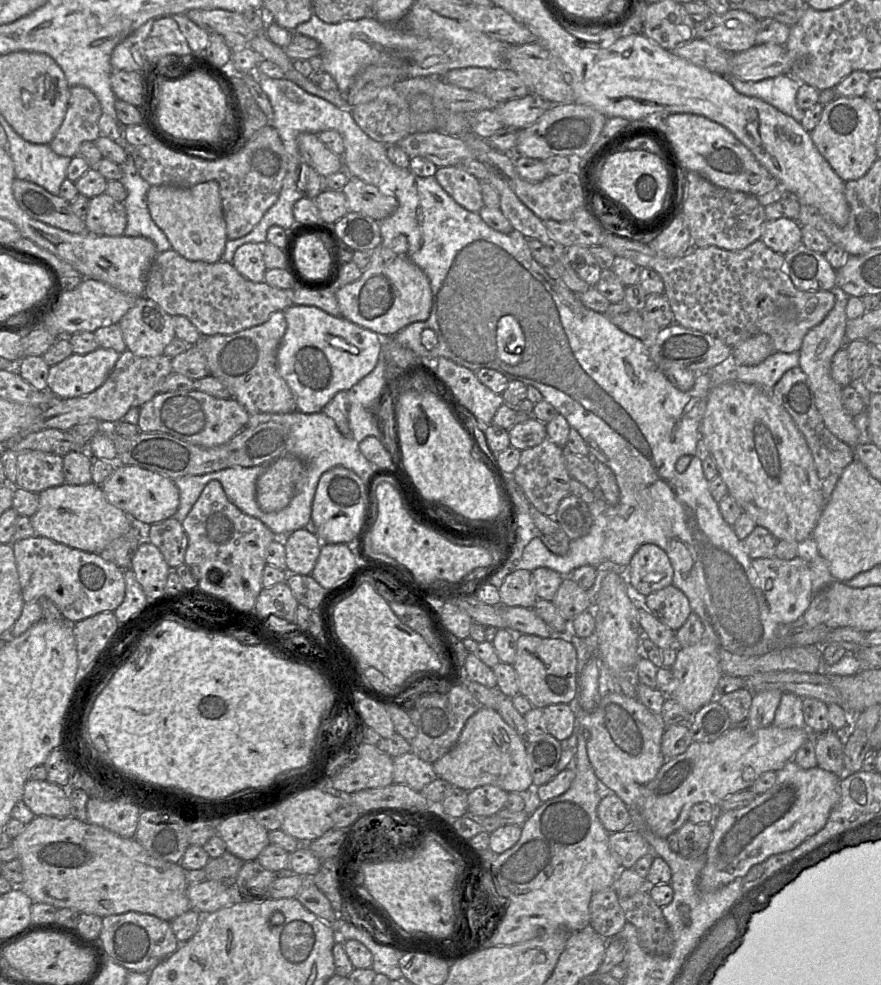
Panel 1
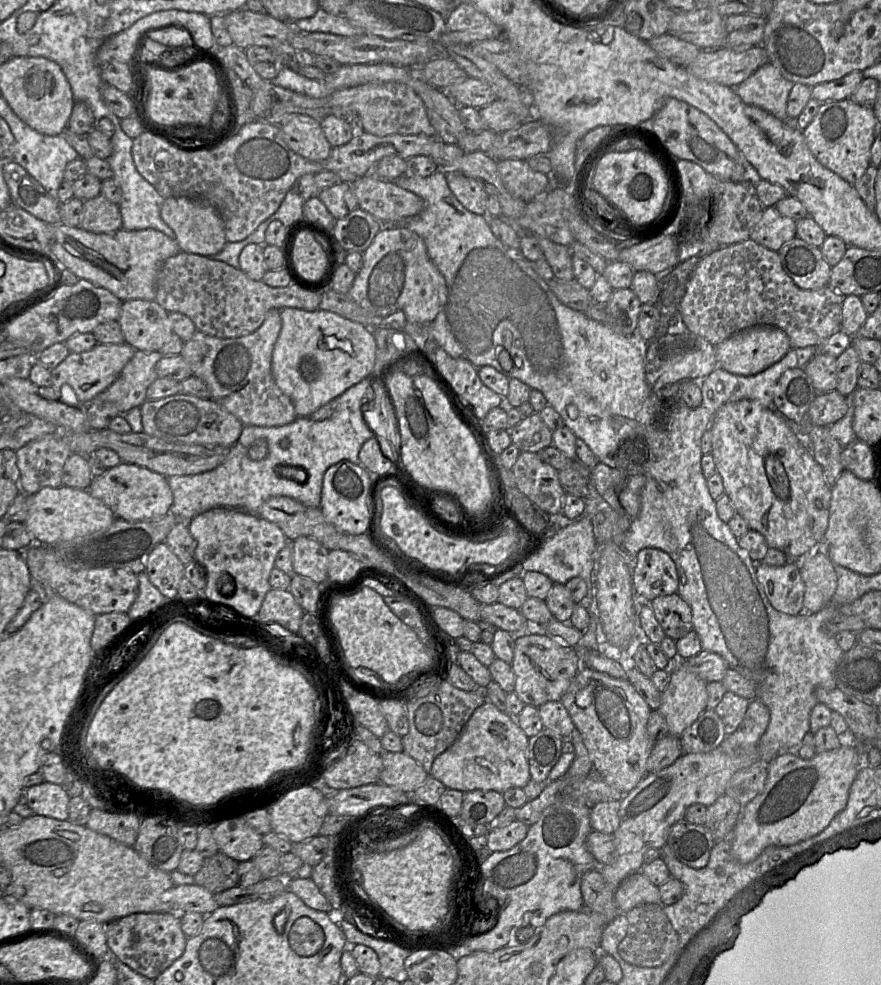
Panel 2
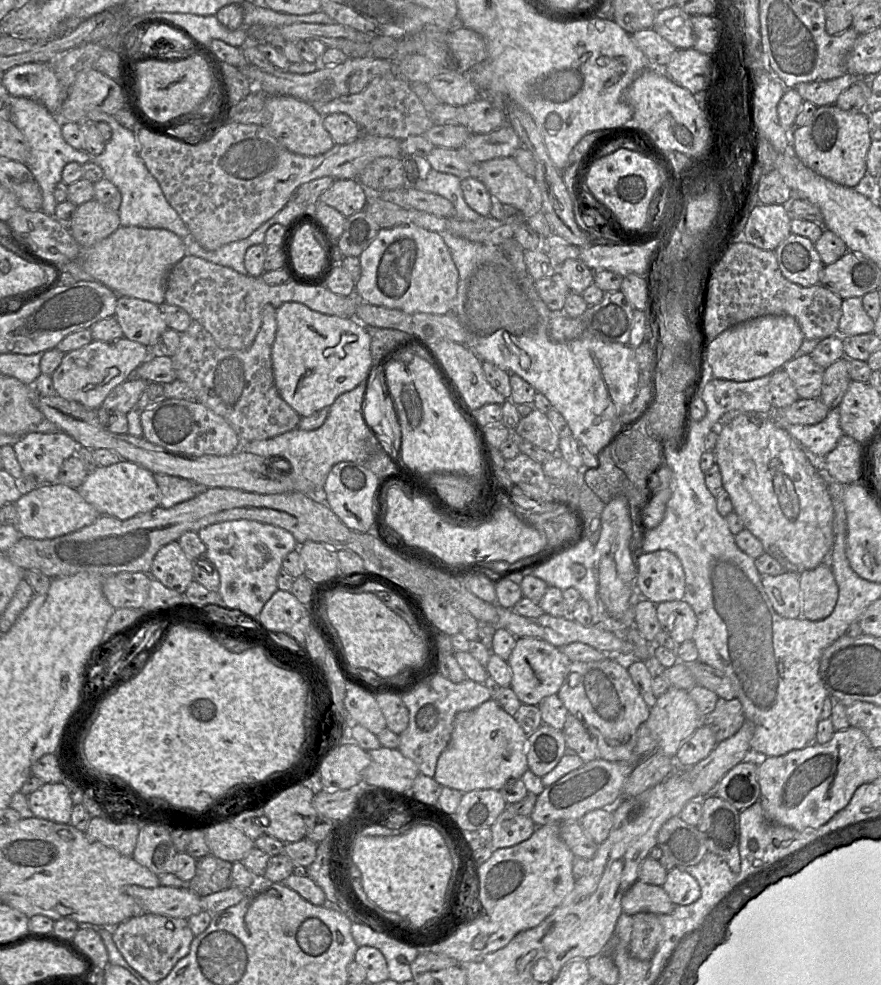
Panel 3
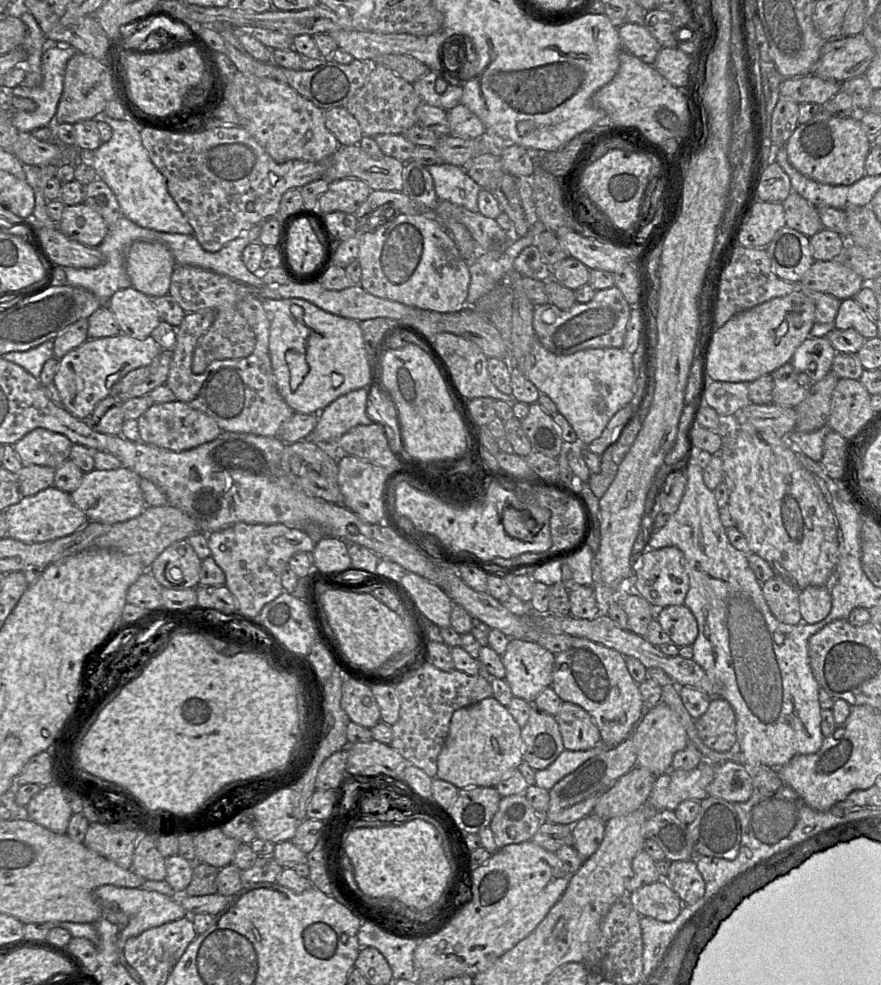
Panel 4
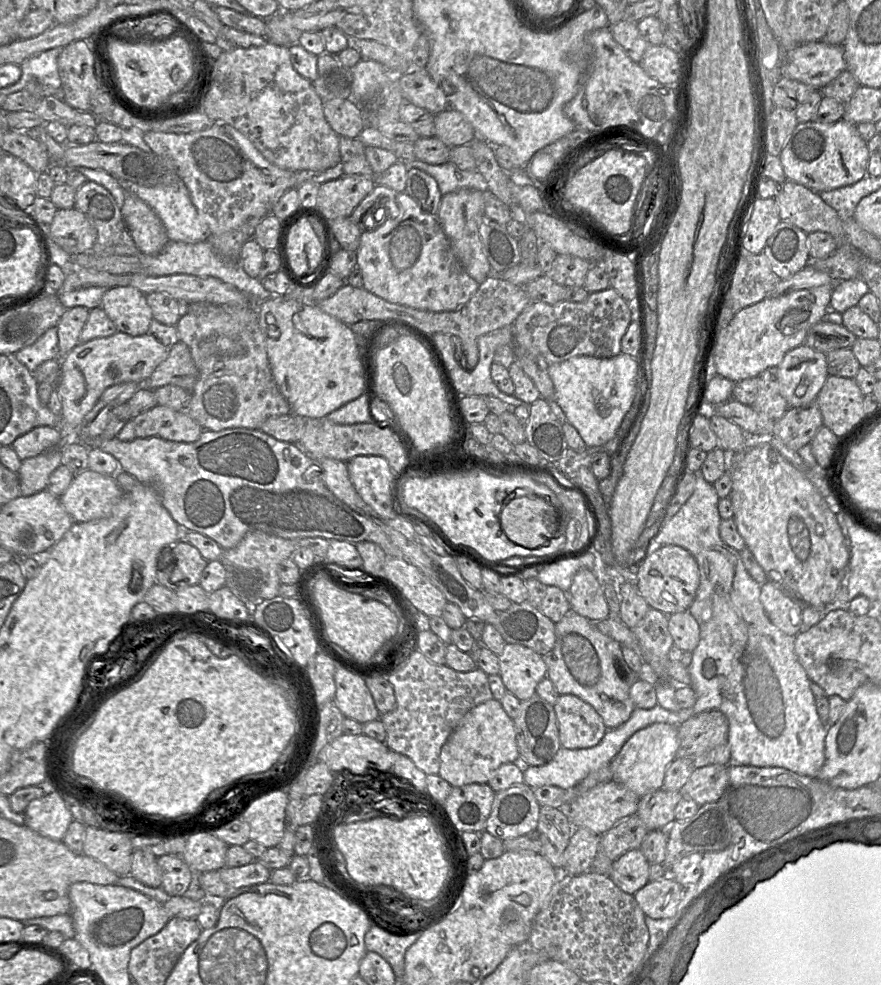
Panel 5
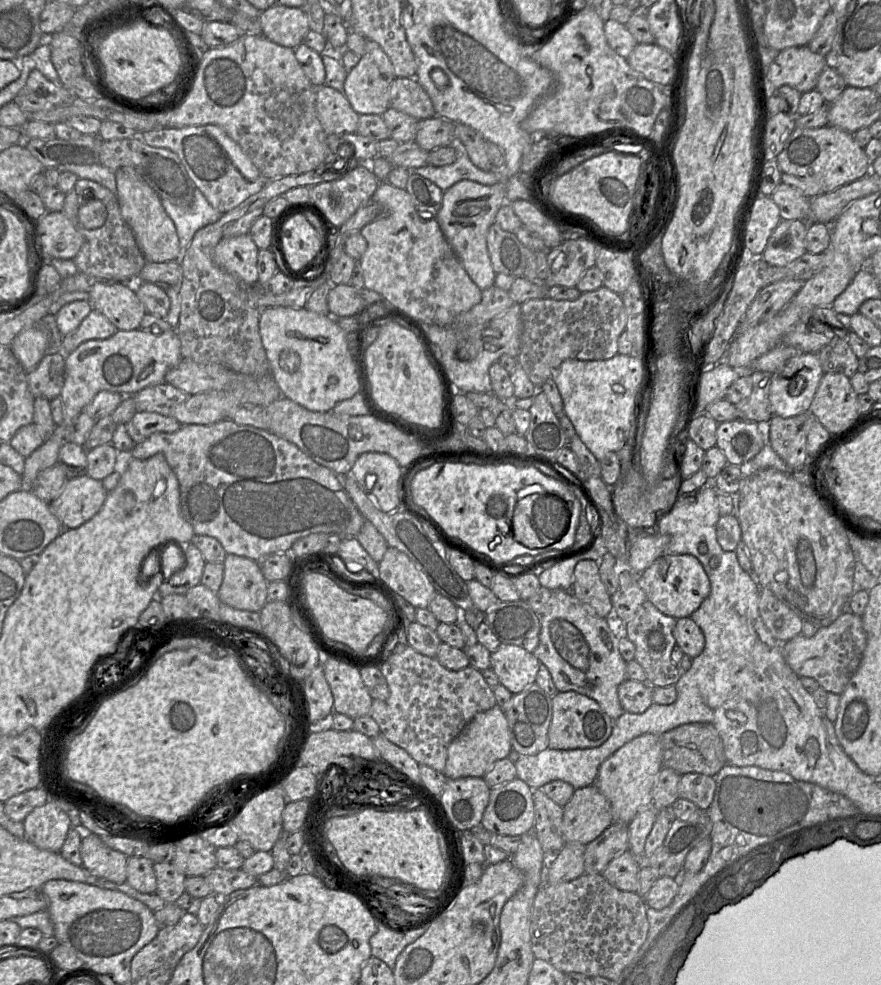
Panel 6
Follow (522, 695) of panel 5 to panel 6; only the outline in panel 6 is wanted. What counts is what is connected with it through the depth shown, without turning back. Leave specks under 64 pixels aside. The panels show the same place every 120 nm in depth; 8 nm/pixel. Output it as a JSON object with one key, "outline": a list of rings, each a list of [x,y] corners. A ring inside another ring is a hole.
{"outline":[[[500,643],[490,656],[491,668],[499,682],[513,694],[534,683],[541,662],[531,652],[516,645]]]}

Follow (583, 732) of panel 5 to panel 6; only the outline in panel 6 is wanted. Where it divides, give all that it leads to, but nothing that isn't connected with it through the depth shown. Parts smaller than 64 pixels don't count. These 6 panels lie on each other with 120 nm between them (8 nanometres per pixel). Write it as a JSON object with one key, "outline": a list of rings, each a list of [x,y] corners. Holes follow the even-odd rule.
{"outline":[[[575,691],[557,692],[552,697],[552,720],[548,729],[550,749],[583,749],[602,745],[611,735],[614,720],[599,703]]]}

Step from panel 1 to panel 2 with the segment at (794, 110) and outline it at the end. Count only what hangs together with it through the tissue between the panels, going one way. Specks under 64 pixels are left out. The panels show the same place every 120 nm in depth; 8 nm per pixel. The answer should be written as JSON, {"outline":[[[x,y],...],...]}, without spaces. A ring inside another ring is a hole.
{"outline":[[[768,62],[736,86],[735,91],[745,103],[764,109],[789,126],[797,126],[797,118],[787,113],[788,96],[794,84]]]}

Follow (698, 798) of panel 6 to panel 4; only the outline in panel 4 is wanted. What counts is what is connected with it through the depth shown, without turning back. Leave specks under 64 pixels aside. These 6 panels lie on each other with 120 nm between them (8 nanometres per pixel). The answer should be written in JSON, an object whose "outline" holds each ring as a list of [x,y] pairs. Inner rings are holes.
{"outline":[[[729,760],[716,766],[714,779],[708,786],[708,796],[737,803],[749,800],[752,792],[752,778],[743,764]]]}

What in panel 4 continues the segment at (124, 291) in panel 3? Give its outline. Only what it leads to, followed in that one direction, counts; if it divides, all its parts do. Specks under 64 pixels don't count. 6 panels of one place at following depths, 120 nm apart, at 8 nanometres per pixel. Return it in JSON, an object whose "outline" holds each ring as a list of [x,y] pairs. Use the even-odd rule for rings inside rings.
{"outline":[[[137,241],[126,251],[125,269],[131,287],[150,298],[169,293],[176,261],[171,250],[158,242]]]}

